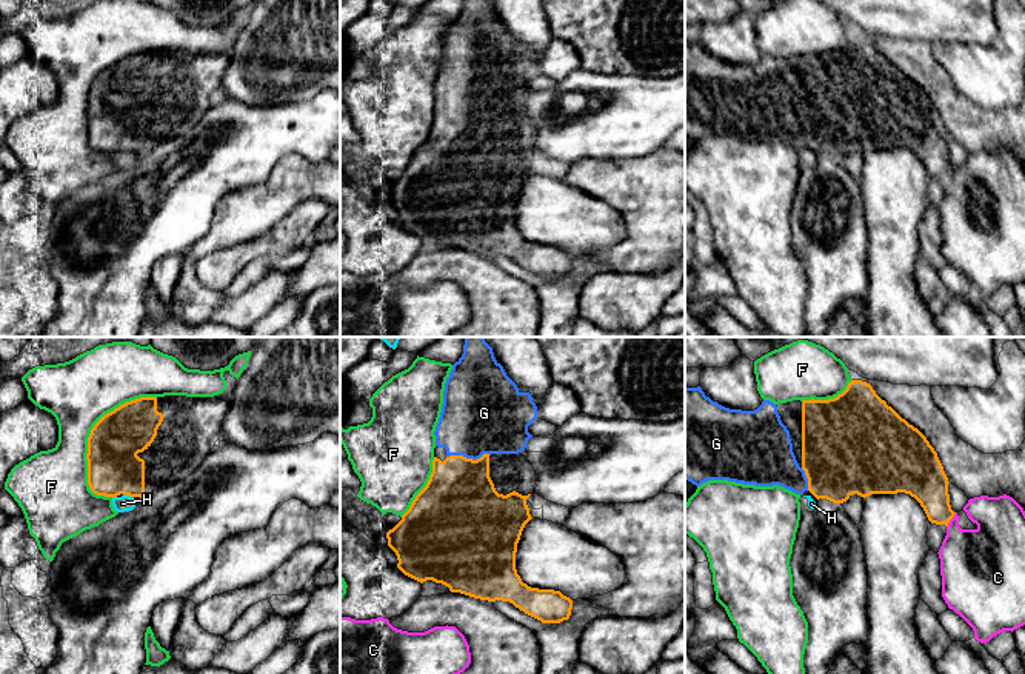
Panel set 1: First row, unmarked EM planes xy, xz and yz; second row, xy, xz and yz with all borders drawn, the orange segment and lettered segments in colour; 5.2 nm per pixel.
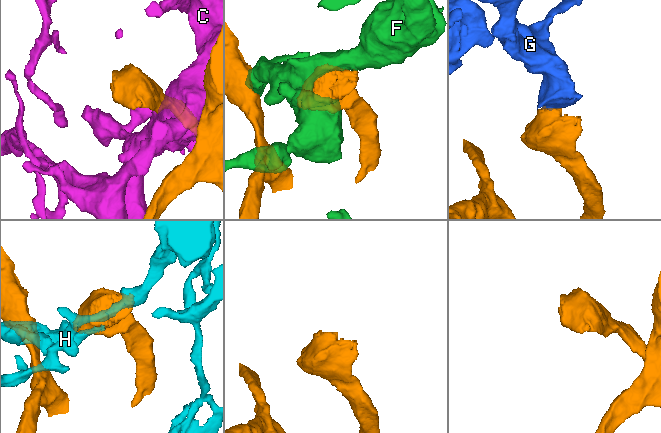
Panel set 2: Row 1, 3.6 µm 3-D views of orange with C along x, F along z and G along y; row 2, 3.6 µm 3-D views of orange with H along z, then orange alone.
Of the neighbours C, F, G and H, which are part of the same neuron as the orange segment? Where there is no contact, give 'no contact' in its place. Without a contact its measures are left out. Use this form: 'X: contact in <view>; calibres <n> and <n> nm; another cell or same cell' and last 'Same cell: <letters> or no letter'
C: contact in yz; calibres 220 and 340 nm; another cell
F: contact in xy; calibres 280 and 360 nm; another cell
G: contact in xz; calibres 400 and 420 nm; same cell
H: contact in xy; calibres 280 and 80 nm; another cell
Same cell: G

